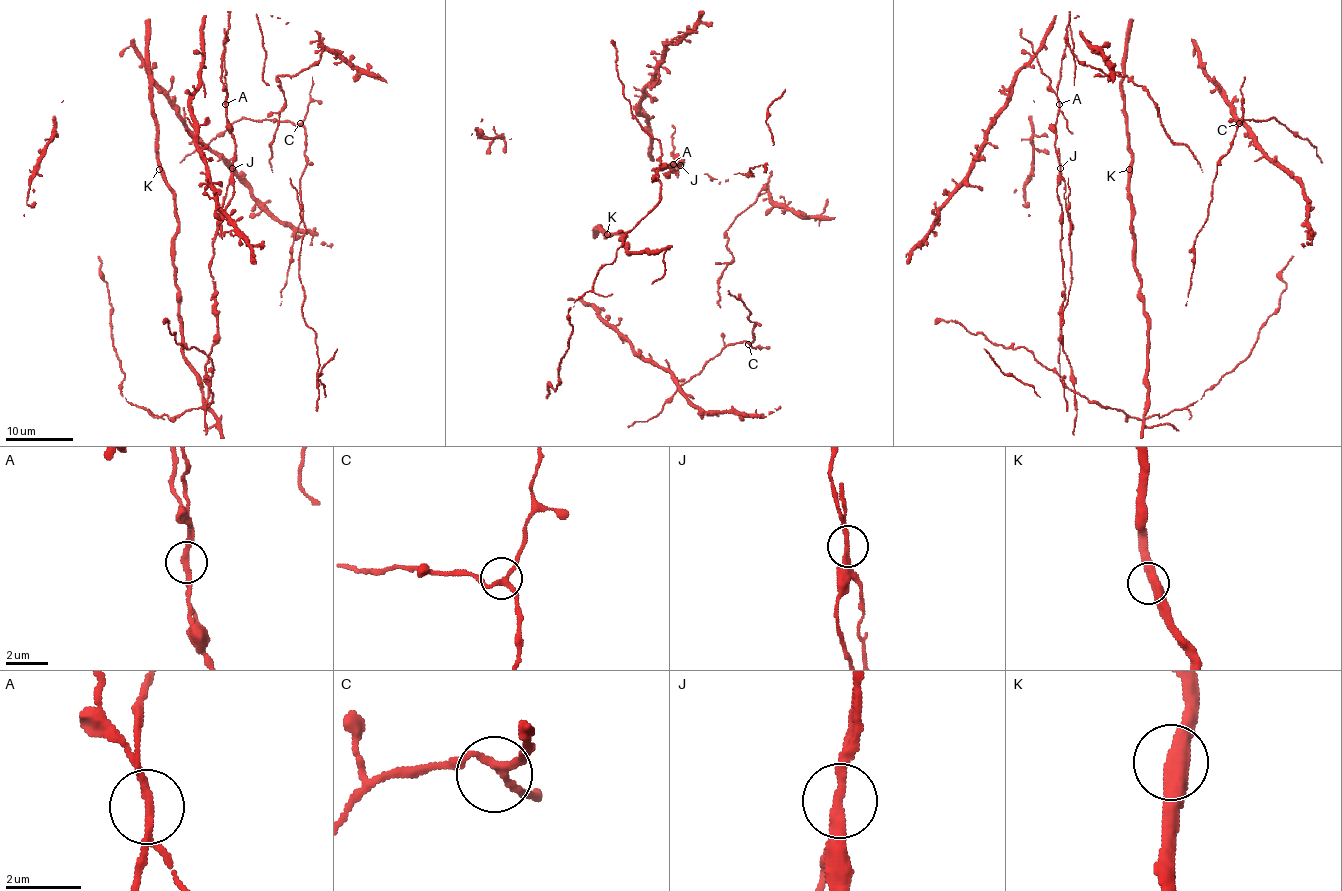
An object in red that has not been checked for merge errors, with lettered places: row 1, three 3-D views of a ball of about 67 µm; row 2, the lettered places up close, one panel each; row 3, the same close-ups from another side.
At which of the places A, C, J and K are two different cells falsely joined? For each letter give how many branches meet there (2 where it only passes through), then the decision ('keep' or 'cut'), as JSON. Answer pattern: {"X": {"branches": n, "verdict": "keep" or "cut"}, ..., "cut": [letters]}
{"A": {"branches": 3, "verdict": "cut"}, "C": {"branches": 3, "verdict": "keep"}, "J": {"branches": 2, "verdict": "cut"}, "K": {"branches": 2, "verdict": "keep"}, "cut": ["A", "J"]}

